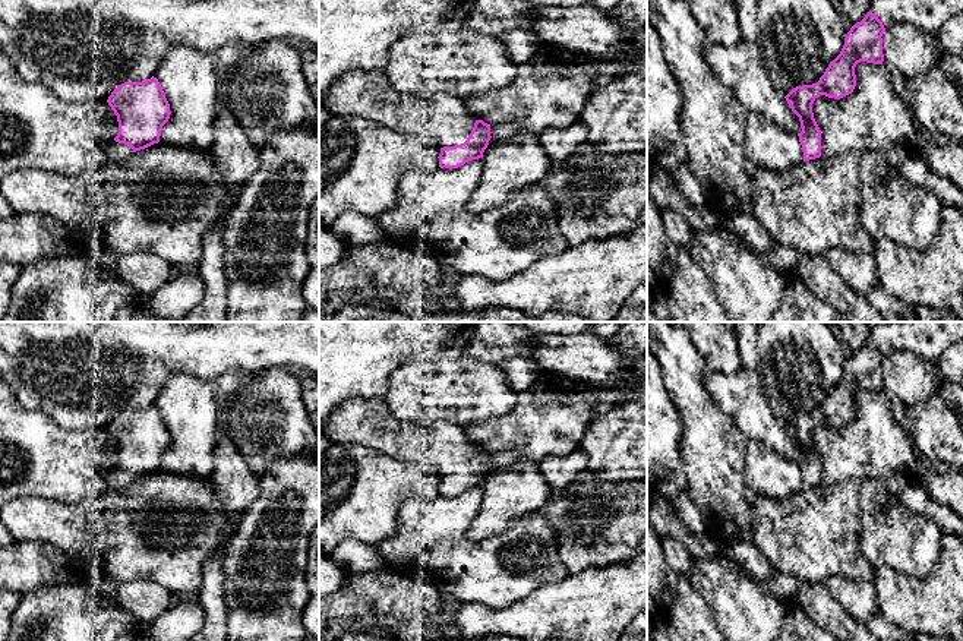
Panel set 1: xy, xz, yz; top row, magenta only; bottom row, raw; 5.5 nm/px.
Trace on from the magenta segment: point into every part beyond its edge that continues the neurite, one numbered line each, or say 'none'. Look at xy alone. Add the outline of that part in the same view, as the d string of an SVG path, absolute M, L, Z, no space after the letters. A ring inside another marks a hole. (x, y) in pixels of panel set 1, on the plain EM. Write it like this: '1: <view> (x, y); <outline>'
1: xy (116, 480); M111 468L105 476L105 490L121 492L132 486L133 477L129 473Z

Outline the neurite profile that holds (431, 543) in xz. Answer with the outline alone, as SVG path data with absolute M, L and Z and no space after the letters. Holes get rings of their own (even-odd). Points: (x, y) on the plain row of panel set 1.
M483 486L458 496L439 495L433 501L414 498L401 508L397 533L372 547L394 572L424 580L439 593L451 594L461 603L480 603L492 609L505 609L544 582L568 575L553 525L539 512L512 521L506 530L492 537L468 540L467 533L482 502Z

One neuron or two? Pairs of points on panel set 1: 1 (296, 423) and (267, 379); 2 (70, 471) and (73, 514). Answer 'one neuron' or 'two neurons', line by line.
1: one neuron
2: two neurons

